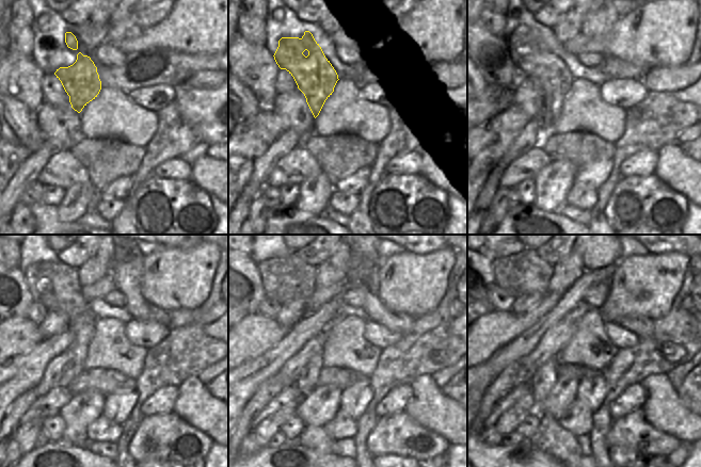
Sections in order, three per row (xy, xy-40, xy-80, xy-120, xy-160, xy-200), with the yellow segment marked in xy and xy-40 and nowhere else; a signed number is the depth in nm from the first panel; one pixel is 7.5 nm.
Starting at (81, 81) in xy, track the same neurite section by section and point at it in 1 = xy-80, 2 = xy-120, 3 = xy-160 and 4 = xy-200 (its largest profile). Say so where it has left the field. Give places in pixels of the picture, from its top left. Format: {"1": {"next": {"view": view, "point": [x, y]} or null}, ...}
{"1": {"next": {"view": "xy-80", "point": [536, 52]}}, "2": {"next": {"view": "xy-120", "point": [54, 286]}}, "3": {"next": {"view": "xy-160", "point": [285, 278]}}, "4": {"next": {"view": "xy-200", "point": [524, 272]}}}

